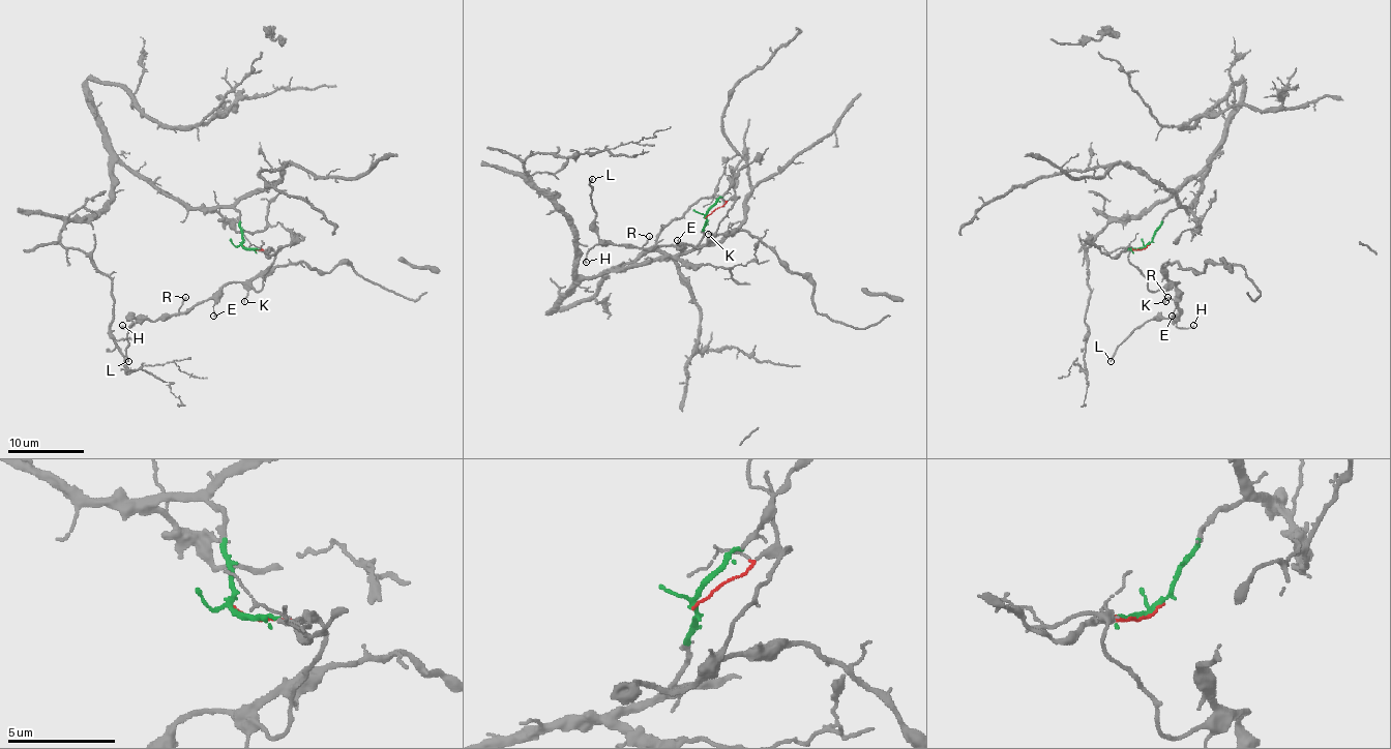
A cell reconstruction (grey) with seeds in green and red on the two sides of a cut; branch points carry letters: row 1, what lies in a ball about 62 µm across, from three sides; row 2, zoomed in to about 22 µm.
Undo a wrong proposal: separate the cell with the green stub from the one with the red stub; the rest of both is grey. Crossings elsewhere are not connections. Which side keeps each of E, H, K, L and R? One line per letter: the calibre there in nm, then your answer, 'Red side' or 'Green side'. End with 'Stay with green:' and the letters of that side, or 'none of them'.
E: Thickness 140 nm. Red side
H: Thickness 100 nm. Red side
K: Thickness 90 nm. Red side
L: Thickness 160 nm. Red side
R: Thickness 120 nm. Red side
Stay with green: none of them

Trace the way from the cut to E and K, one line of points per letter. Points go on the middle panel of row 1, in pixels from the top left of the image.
E: (705, 216), (738, 198), (704, 245), (691, 247), (677, 243), (677, 240)
K: (705, 216), (738, 198), (713, 234), (707, 234)

